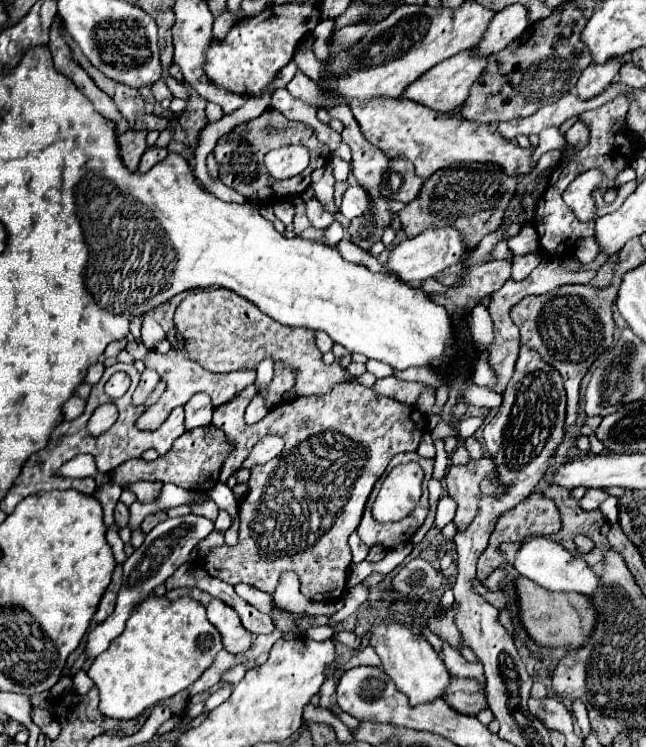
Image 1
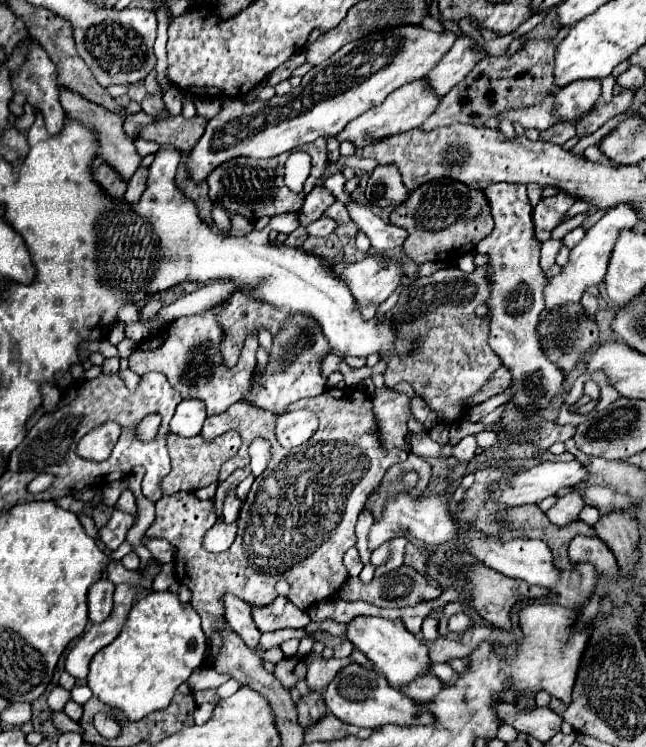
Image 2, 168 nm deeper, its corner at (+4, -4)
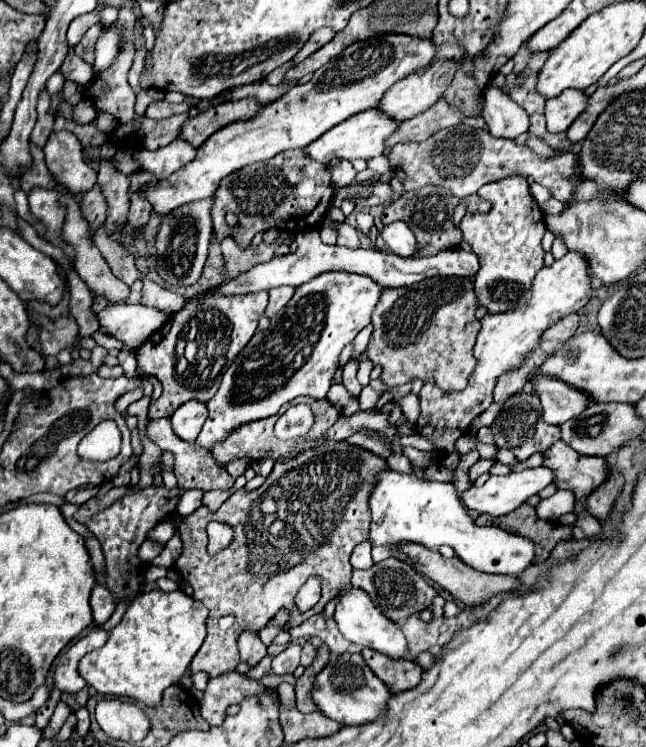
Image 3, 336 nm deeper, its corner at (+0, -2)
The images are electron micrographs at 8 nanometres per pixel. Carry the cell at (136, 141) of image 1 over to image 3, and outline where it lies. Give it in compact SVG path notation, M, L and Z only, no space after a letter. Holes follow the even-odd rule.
M95 184L85 194L83 204L81 204L81 212L85 214L85 220L89 222L91 234L95 234L97 226L105 224L105 218L107 218L107 200L105 200L105 194L103 194L103 190L101 190L99 184Z

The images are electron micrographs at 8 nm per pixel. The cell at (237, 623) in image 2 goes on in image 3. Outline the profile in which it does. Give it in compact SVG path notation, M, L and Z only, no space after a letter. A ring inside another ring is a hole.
M245 630L239 636L239 652L241 652L241 662L255 666L267 654L267 646L261 642L257 632Z

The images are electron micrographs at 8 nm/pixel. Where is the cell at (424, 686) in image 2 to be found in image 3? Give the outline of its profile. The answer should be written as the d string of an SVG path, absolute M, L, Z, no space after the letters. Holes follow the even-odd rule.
M363 648L361 656L365 658L367 666L391 688L393 694L411 690L423 680L423 668L413 660L395 660L373 652L371 648Z

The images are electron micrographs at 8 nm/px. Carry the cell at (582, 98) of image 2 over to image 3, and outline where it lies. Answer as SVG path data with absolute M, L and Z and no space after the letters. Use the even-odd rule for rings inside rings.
M565 90L557 98L549 98L545 106L547 130L549 132L565 132L573 120L585 110L589 104L589 96L581 90Z

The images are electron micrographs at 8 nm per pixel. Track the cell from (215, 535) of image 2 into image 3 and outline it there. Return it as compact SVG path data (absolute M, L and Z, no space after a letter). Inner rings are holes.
M211 522L207 526L209 534L209 554L219 554L233 542L233 526L223 522Z

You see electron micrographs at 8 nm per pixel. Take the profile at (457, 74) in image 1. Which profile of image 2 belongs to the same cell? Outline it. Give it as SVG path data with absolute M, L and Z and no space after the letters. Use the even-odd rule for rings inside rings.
M425 80L409 82L409 84L401 86L399 90L391 92L381 106L375 106L369 112L365 112L363 116L357 116L357 120L353 120L353 124L347 124L335 138L339 142L347 140L347 142L355 144L357 148L365 148L367 146L367 140L365 140L367 136L373 142L377 142L377 140L383 140L383 138L389 138L389 136L419 128L427 120L427 116L433 114L433 110L437 108L439 102L441 102L441 98L431 92L431 88L429 88L429 84Z

